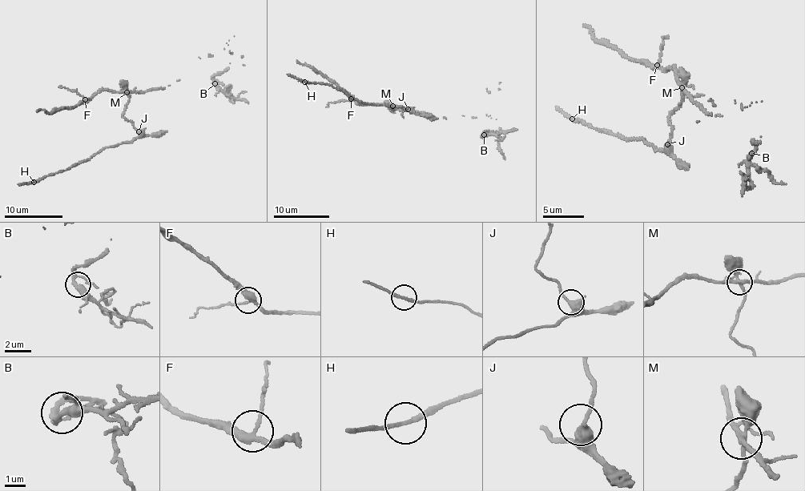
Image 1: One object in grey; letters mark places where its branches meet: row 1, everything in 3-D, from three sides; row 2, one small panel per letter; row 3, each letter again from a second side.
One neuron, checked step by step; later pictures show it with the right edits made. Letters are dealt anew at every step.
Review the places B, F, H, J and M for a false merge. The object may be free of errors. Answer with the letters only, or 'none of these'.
M

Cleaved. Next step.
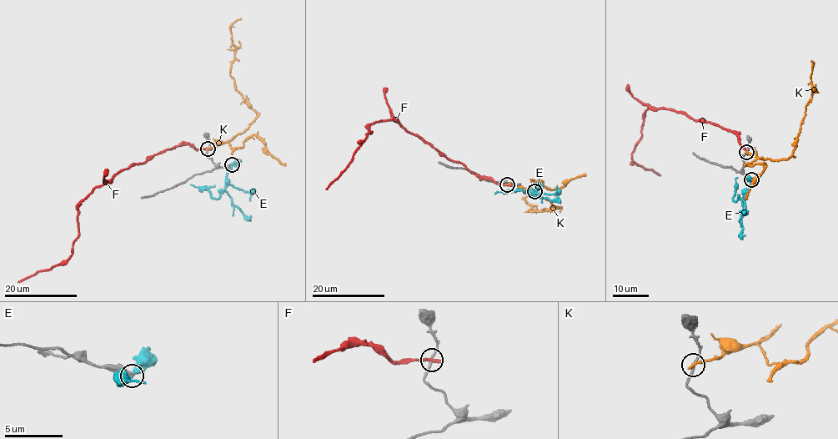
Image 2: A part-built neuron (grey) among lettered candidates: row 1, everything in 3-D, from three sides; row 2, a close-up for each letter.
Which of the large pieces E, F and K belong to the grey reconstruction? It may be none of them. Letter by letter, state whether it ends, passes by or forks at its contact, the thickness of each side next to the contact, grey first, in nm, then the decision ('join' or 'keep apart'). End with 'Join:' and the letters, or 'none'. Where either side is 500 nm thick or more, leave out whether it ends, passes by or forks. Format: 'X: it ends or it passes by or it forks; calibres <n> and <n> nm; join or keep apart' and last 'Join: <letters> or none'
E: it passes by; calibres 480 and 360 nm; keep apart
F: it ends; calibres 190 and 360 nm; keep apart
K: it ends; calibres 190 and 280 nm; keep apart
Join: none

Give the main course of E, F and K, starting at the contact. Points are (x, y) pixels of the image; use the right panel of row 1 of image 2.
E: (751, 179), (743, 198), (735, 201), (735, 184), (737, 177)
F: (746, 152), (736, 133), (674, 109), (649, 106), (641, 138), (631, 158), (660, 174)
K: (746, 152), (774, 161), (791, 156), (806, 105), (811, 99), (812, 61)

